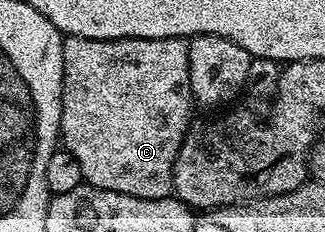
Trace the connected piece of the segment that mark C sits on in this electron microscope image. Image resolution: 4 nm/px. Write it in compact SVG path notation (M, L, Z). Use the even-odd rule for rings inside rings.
M67 36L62 45L64 62L64 84L62 85L62 117L60 118L60 139L63 150L68 151L78 161L82 169L84 183L89 187L106 189L114 193L126 193L130 197L143 199L167 199L173 194L172 170L178 157L178 149L193 122L192 107L194 100L190 89L190 57L188 56L188 39L162 37L161 39L83 39Z

